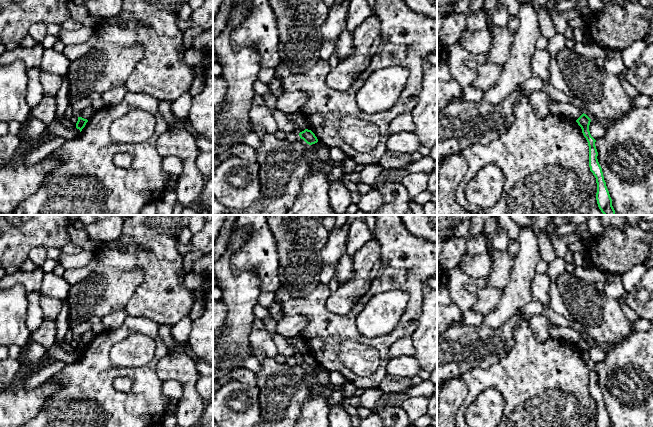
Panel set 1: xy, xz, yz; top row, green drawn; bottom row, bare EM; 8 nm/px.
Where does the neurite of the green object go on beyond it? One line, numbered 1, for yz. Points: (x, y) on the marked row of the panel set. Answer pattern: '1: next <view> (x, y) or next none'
1: next none

